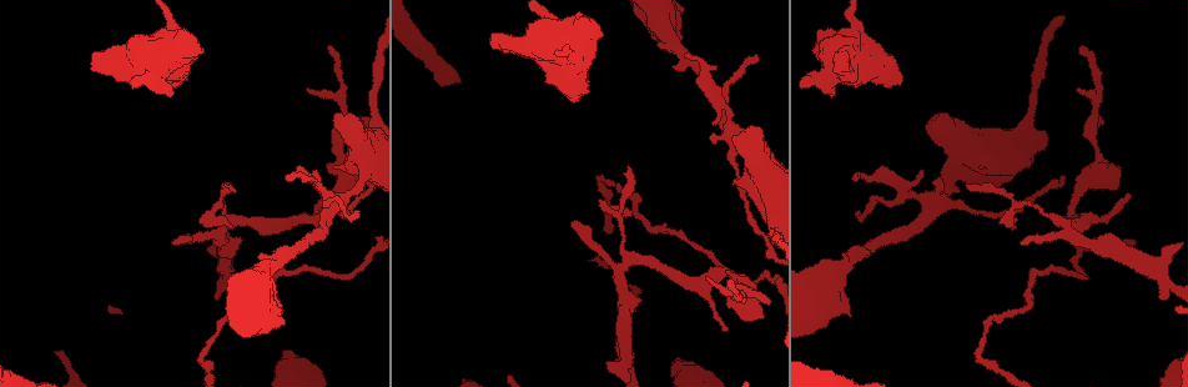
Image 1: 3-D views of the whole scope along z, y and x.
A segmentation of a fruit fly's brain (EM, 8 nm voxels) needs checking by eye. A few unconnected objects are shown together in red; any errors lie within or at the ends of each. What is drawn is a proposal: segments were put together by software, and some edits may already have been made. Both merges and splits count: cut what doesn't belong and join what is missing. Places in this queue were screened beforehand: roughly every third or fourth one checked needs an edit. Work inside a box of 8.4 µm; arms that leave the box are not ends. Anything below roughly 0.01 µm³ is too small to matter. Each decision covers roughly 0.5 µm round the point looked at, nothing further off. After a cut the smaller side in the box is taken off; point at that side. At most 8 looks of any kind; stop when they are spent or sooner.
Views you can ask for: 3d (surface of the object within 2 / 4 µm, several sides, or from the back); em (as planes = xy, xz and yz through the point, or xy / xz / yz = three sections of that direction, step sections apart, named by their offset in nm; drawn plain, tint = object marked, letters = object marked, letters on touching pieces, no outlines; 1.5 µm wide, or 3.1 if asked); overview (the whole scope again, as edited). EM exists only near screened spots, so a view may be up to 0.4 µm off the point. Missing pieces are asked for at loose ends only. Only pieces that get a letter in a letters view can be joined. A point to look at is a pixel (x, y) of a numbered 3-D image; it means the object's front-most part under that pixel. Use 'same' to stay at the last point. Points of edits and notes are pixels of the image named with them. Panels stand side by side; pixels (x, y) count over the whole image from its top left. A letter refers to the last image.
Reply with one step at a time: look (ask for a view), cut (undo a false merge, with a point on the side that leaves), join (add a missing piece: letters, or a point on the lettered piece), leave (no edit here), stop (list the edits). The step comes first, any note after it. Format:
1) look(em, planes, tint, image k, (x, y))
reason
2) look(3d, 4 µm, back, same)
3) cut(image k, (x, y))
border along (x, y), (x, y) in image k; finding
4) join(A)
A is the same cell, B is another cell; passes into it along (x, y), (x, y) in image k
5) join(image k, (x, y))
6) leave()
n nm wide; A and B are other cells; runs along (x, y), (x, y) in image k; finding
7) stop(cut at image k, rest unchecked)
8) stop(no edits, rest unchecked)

look(em, xz, step 8, letters, image 1, (90, 67))
an open end

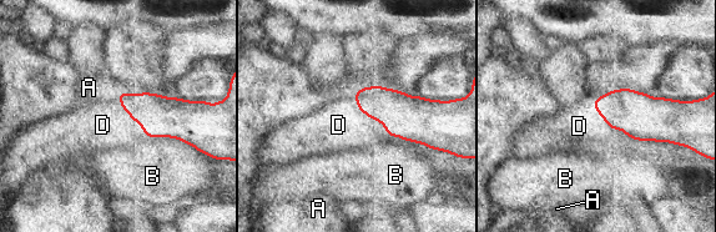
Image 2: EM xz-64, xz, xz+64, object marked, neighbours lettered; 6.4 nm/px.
join(D)
D is the same cell, A and B are other cells; passes into it along (402, 115), (369, 116), (338, 125) in image 2; the cell continues

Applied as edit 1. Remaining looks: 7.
look(3d, 4 µm, back, image 1, (732, 140))
thick end

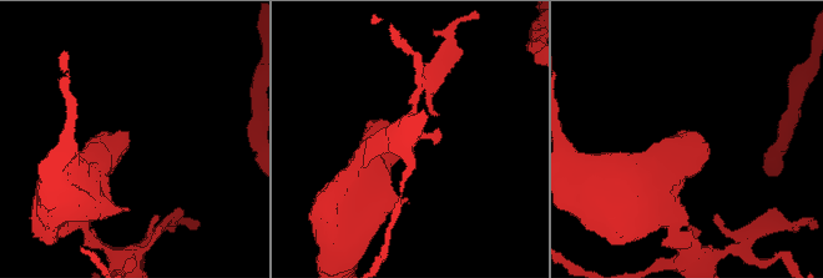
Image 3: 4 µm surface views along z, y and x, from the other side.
look(em, xy, step 4, tint, image 3, (128, 142))
shape alone is not enough

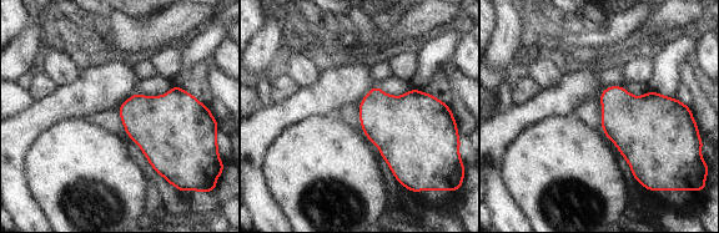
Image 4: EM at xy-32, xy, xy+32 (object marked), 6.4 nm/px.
look(em, xz, step 4, letters, same)

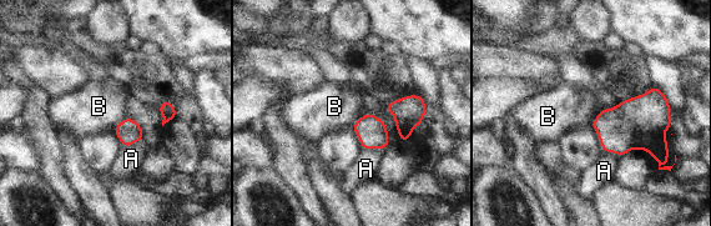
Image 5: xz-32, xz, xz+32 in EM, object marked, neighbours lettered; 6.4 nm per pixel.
leave()
A and B are other cells; border along (129, 116), (111, 130) in image 5; none of them fits

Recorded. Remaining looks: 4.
stop(join at image 2, rest unchecked)

